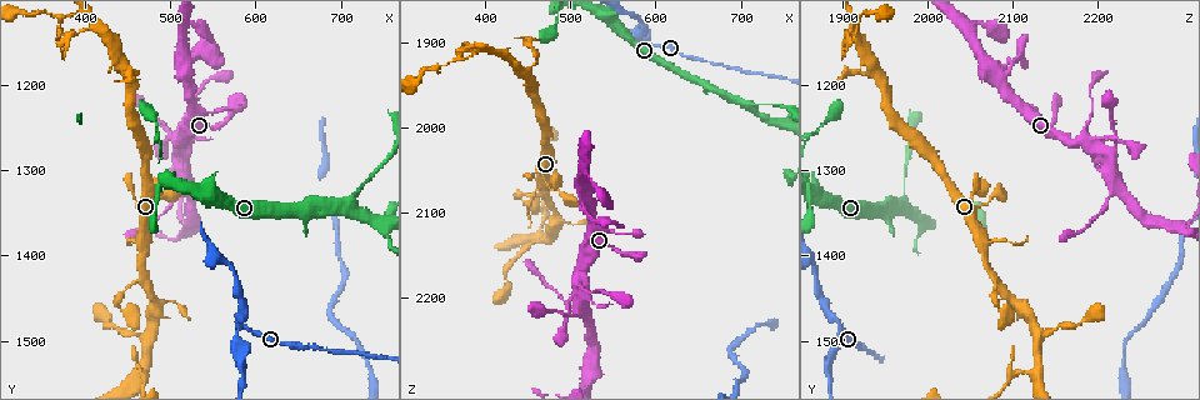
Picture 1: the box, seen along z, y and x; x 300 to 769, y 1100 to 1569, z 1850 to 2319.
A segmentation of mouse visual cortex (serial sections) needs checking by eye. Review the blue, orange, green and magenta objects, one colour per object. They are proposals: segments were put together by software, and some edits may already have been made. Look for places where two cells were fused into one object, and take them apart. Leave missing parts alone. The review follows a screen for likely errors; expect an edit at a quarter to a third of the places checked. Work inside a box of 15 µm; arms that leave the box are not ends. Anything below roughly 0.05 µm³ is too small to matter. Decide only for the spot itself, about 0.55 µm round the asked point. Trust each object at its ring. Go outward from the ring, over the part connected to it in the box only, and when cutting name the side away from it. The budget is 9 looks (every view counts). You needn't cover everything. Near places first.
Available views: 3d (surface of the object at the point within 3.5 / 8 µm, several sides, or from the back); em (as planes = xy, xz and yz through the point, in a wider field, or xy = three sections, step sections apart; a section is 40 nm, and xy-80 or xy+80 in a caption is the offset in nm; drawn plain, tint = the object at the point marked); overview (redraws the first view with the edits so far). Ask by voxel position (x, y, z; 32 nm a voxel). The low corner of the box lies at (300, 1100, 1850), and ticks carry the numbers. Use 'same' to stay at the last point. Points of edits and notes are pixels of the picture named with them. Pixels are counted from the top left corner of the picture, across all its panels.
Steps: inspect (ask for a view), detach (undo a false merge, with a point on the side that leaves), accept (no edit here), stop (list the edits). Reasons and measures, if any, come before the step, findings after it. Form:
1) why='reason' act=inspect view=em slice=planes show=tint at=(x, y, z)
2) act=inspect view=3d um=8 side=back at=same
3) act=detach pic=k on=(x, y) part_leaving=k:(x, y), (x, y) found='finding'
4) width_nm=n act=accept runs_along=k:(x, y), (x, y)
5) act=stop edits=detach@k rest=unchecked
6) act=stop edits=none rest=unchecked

why='abrupt turn' act=inspect view=3d um=3.5 at=(585, 1480, 1900)

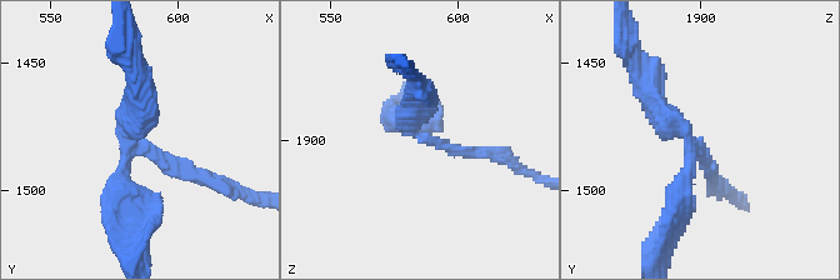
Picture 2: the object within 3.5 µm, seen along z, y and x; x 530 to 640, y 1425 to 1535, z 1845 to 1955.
arms=3 arm_widths_nm=150,300,350 why='now the EM' act=inspect view=em slice=xy step=5 show=tint at=(585, 1483, 1899)

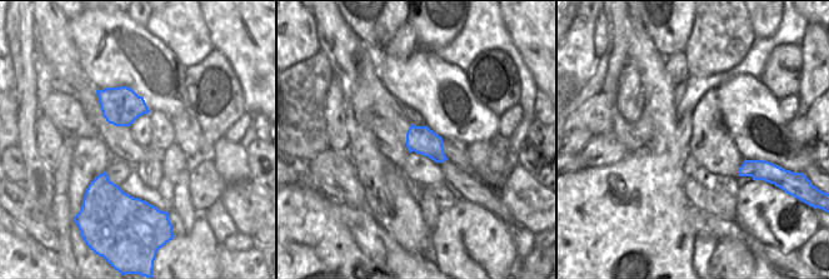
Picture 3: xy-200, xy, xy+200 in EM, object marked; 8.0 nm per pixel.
act=detach pic=2 on=(434, 125) part_leaving=2:(418, 135), (418, 78), (406, 68) found='two cells meet here'

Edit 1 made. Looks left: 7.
why='thin arm on a thick one' act=inspect view=3d um=3.5 at=(460, 1540, 2125)

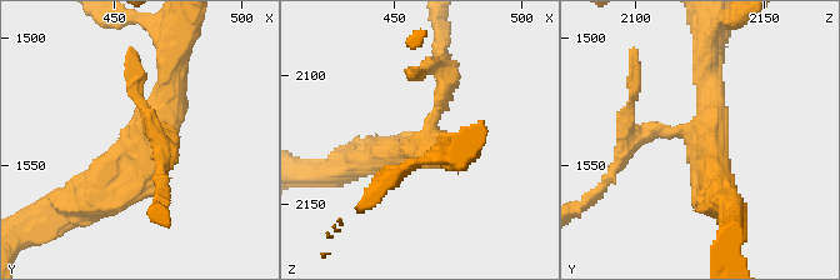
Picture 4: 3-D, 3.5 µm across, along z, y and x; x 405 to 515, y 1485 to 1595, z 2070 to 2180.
act=inspect view=em slice=xy step=3 show=tint at=(465, 1535, 2127)

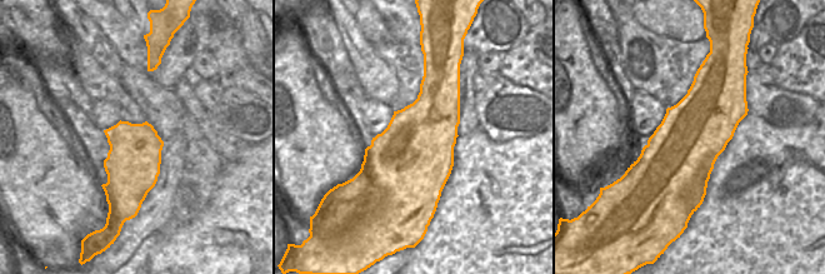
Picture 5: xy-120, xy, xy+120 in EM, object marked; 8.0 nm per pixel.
act=inspect view=em slice=xy step=5 show=tint at=same

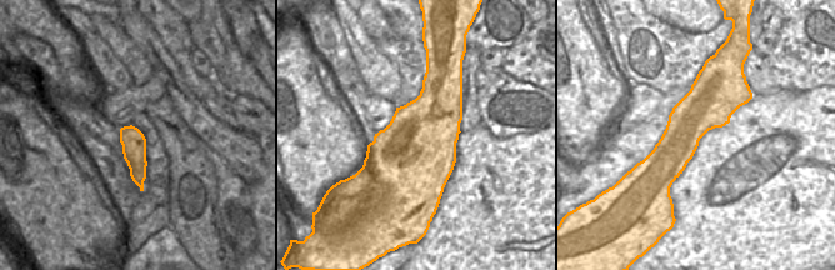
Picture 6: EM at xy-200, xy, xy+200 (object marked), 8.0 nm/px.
arms=4 act=detach pic=4 on=(624, 143) part_leaving=4:(663, 133), (640, 133), (593, 198) found='two cells meet here'

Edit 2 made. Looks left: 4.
act=inspect view=overview

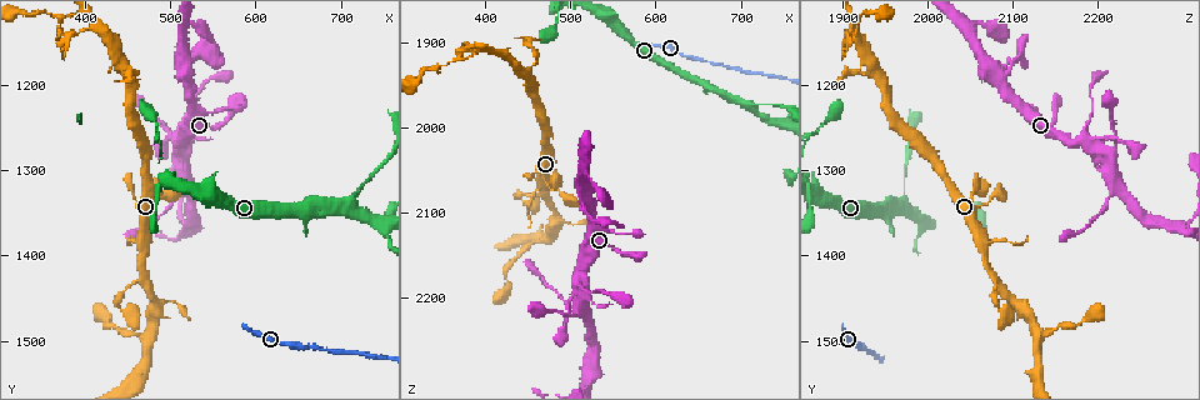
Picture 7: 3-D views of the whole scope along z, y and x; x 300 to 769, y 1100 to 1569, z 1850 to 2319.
why='thick turns thin' act=inspect view=3d um=3.5 at=(505, 1330, 2210)

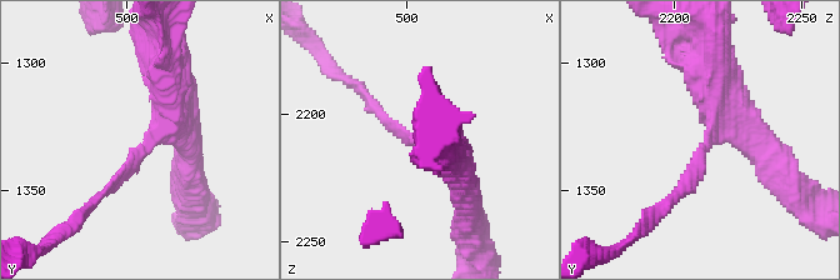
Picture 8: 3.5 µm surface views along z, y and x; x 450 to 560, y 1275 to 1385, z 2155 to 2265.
arm_widths_nm=100,350 act=inspect view=em slice=xy step=1 show=tint at=(504, 1335, 2210)

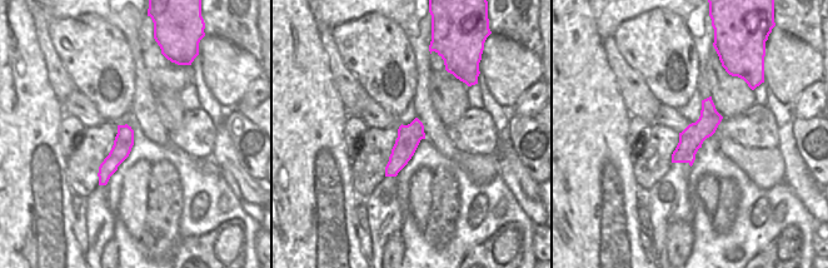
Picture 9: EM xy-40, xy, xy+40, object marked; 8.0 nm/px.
act=accept runs_along=9:(708, 102), (708, 122), (674, 159) found='continuous, no second cell'

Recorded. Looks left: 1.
act=stop edits=detach@2,detach@4 rest=unchecked

